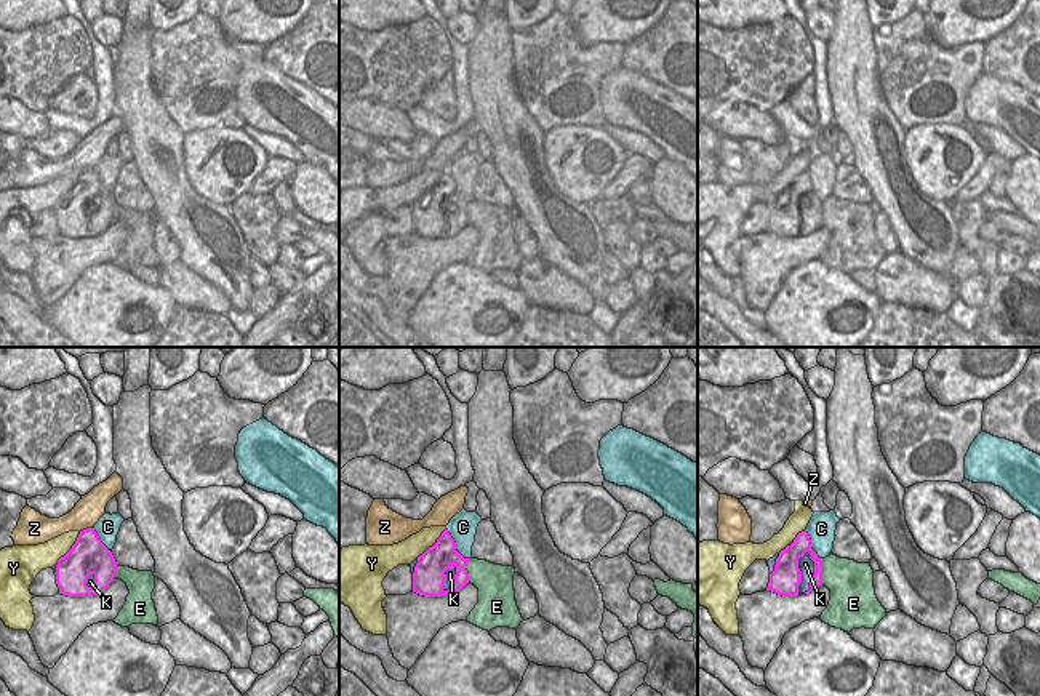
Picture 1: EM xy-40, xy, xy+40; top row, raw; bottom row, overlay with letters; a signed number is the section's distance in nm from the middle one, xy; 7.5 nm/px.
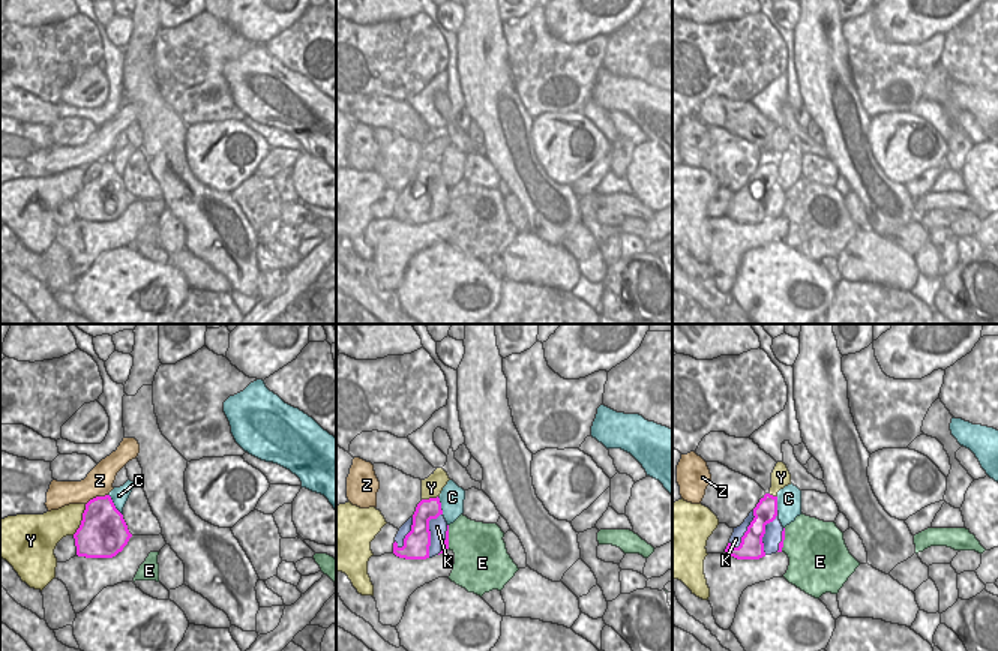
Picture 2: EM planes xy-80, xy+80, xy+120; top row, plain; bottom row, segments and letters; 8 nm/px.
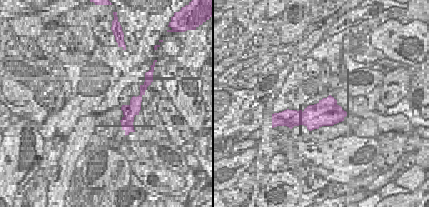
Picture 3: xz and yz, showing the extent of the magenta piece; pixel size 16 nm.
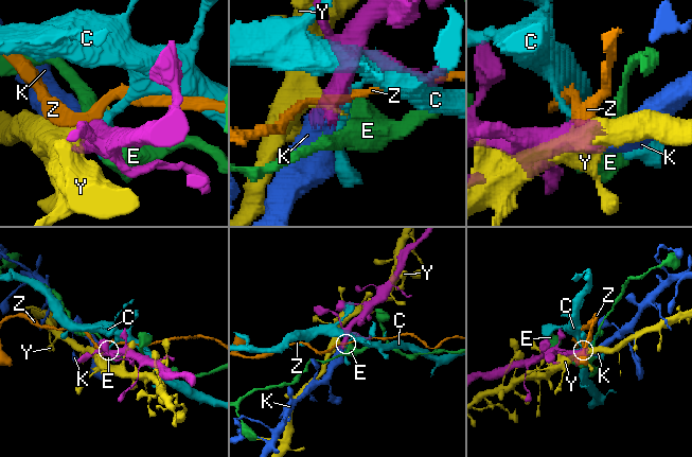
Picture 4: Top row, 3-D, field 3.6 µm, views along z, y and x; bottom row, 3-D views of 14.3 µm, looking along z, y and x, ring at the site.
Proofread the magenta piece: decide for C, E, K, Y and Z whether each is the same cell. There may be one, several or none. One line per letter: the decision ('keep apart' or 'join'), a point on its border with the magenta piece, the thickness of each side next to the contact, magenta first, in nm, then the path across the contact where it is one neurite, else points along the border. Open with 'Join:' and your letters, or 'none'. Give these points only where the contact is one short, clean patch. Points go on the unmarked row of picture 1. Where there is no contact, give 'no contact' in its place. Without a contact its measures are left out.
Join: K
C: keep apart | xy (455, 186) | 220/220 nm
E: keep apart | xy+40 (821, 213) | 190/340 nm | along xy+40 (821, 200), (823, 226)
K: join | xy+40 (800, 213) | 220/120 nm
Y: keep apart | xy-40 (72, 189) | 280/190 nm
Z: keep apart | xy-40 (87, 170) | 280/220 nm | along xy-40 (92, 168), (80, 173)

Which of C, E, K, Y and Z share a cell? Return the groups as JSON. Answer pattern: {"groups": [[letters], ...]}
{"groups": [["C"], ["E"], ["K"], ["Y"], ["Z"]]}

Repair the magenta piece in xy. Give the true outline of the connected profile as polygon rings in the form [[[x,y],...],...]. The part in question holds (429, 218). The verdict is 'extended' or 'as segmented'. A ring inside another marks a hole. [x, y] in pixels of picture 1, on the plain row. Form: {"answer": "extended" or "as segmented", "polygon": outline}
{"answer": "extended", "polygon": [[[445,171],[437,184],[410,208],[413,234],[424,238],[451,238],[469,224],[469,200],[456,192],[456,184]]]}

